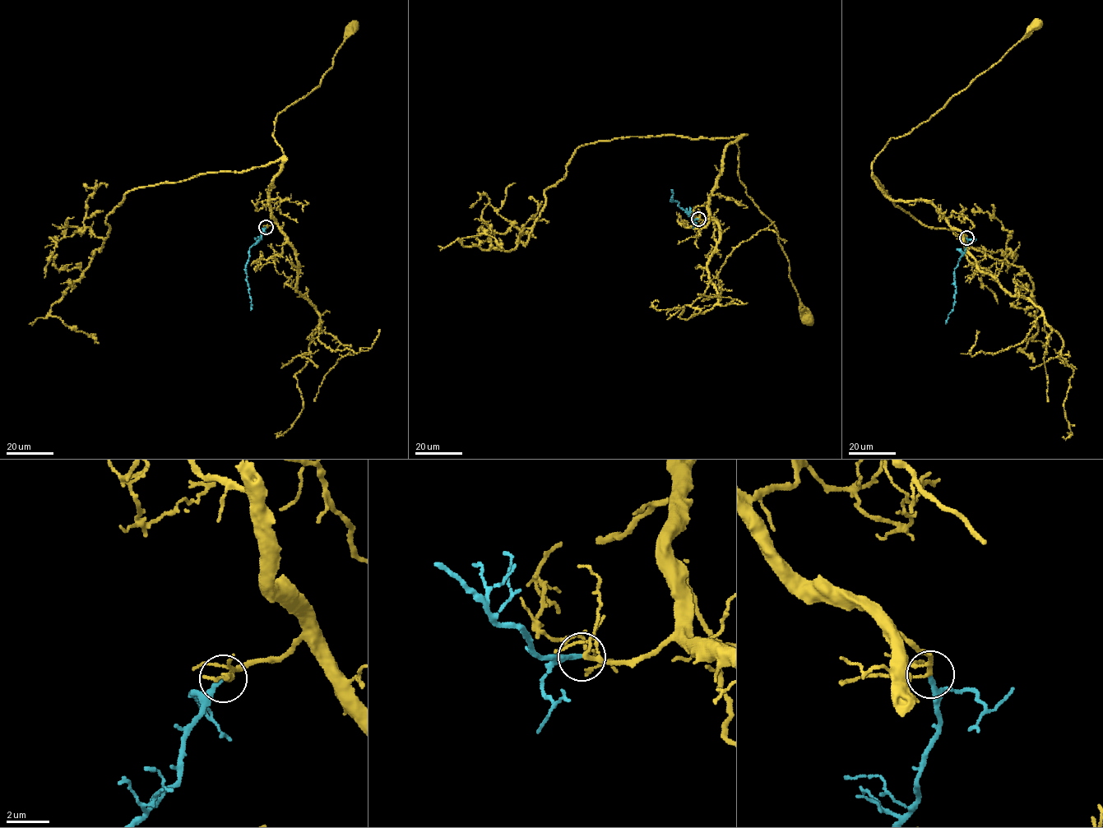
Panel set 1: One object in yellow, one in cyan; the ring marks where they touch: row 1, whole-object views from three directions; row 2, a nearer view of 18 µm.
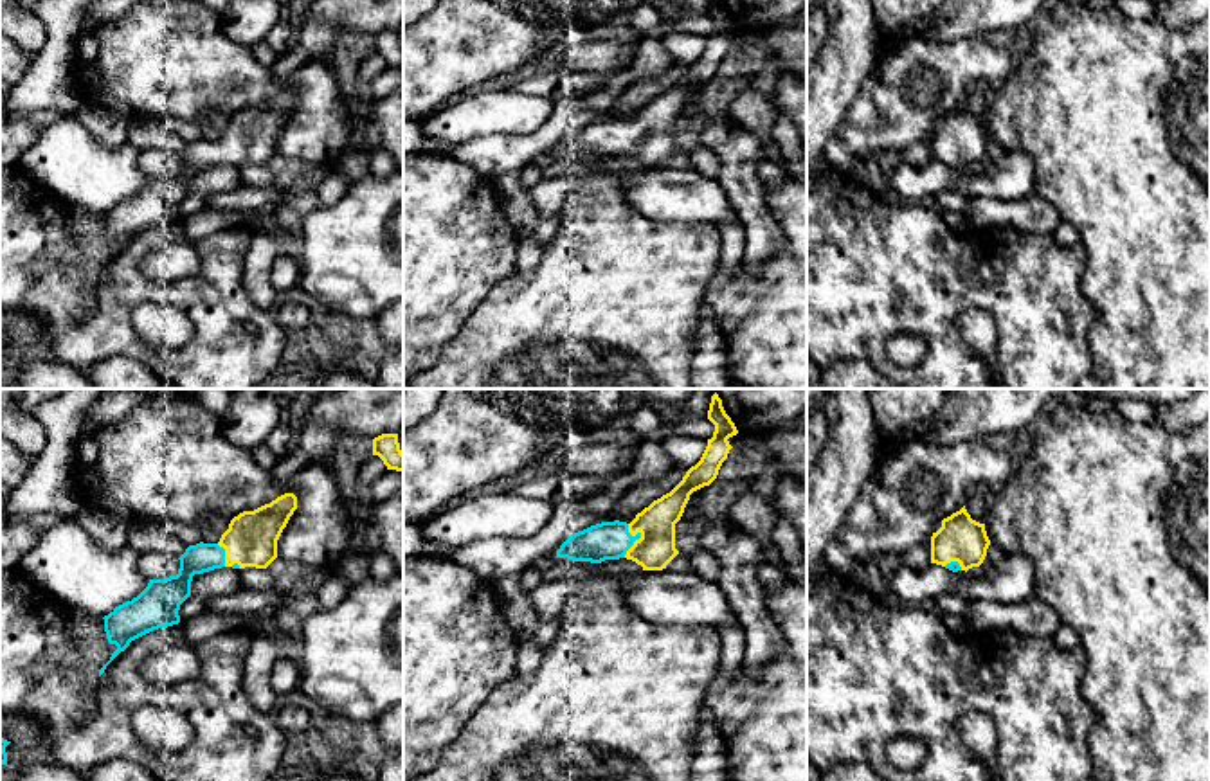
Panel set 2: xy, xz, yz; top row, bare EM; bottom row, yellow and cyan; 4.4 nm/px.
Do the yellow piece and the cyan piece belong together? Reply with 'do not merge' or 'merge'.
merge

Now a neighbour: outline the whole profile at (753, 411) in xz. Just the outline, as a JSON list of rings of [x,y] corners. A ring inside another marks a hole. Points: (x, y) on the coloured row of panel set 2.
[[[715,389],[738,434],[794,421],[807,410],[807,389]]]

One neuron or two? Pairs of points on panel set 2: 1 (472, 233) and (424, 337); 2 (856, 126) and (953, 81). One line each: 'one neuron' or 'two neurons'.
1: one neuron
2: one neuron

